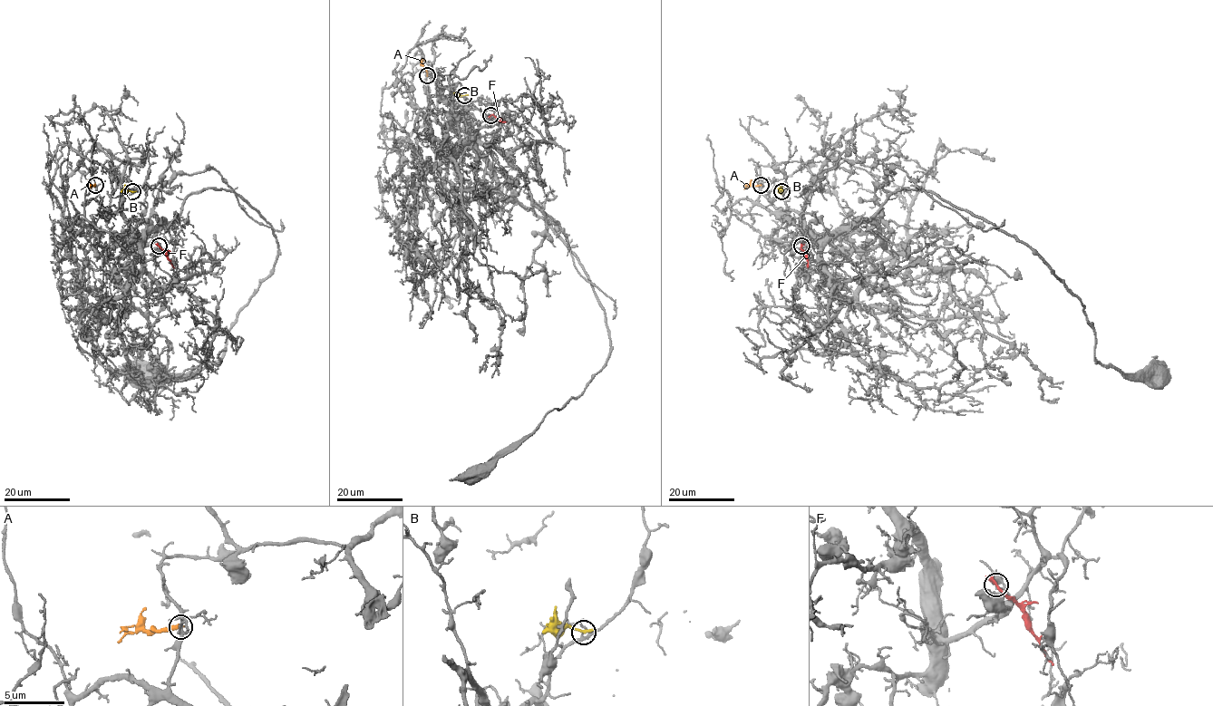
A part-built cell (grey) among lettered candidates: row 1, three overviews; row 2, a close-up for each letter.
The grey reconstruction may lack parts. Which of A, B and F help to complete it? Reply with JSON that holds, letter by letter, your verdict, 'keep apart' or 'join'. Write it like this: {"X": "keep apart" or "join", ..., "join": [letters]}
{"A": "keep apart", "B": "keep apart", "F": "keep apart", "join": []}

